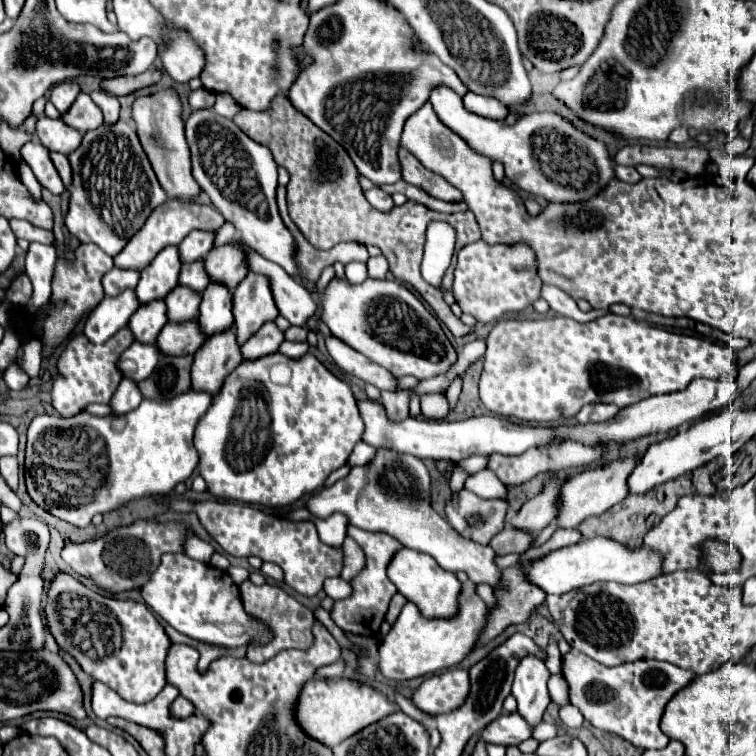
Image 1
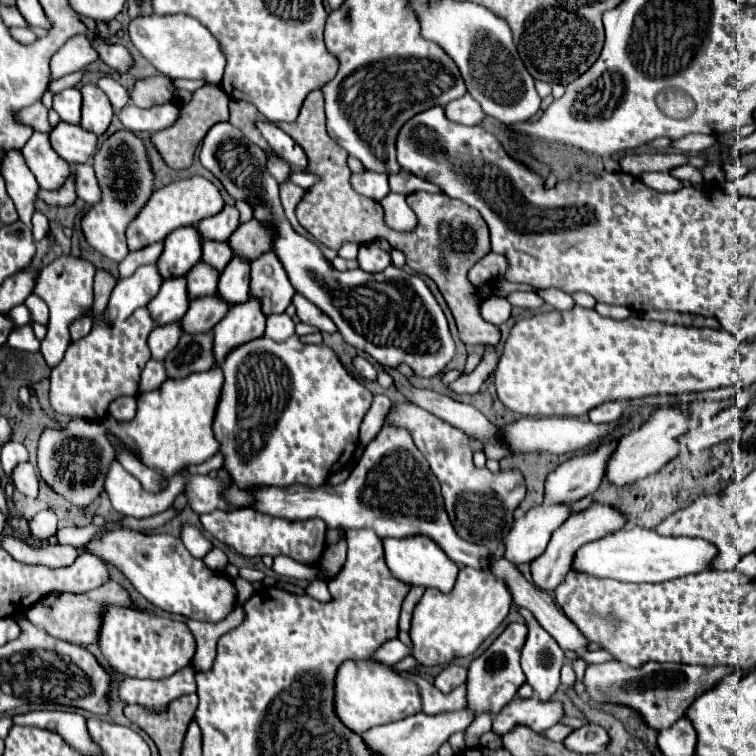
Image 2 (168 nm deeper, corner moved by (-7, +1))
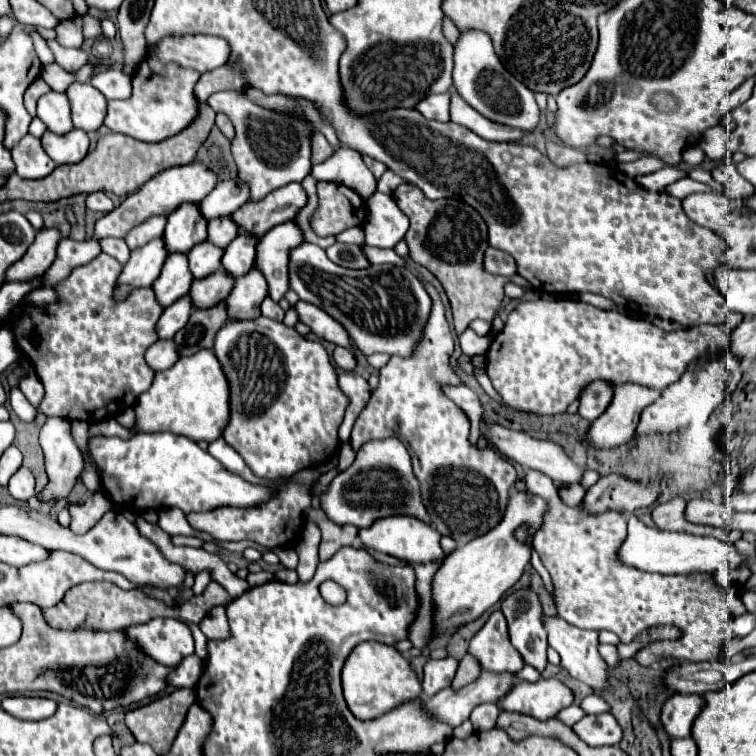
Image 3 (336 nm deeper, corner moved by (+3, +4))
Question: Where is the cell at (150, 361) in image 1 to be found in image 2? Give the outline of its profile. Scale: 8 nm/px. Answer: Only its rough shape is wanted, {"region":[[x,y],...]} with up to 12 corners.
{"region":[[179,323],[155,327],[147,345],[151,359],[165,359],[181,337]]}

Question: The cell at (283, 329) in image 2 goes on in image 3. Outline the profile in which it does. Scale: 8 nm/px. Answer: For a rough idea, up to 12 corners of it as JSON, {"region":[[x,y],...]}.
{"region":[[269,296],[261,304],[261,314],[283,322],[285,312]]}

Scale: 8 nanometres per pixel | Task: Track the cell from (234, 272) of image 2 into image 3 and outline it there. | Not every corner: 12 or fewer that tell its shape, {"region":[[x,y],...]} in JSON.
{"region":[[239,234],[223,254],[223,268],[243,276],[253,268],[259,238]]}

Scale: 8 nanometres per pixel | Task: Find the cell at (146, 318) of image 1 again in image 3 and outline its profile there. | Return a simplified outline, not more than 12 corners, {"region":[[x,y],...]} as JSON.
{"region":[[173,252],[153,282],[167,308],[189,292],[195,278],[187,254]]}

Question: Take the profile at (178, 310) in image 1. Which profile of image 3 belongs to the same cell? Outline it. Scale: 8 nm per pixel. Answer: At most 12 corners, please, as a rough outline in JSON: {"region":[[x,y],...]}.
{"region":[[209,240],[189,250],[189,268],[205,278],[221,268],[223,248]]}

